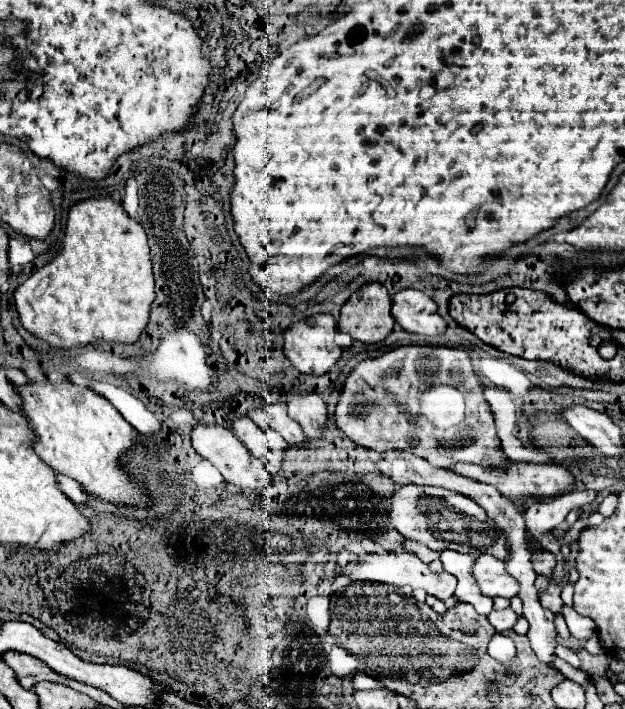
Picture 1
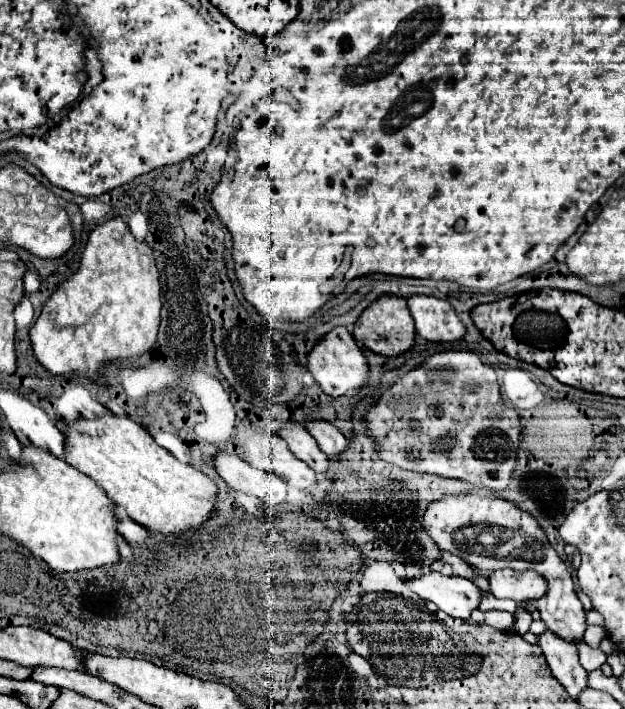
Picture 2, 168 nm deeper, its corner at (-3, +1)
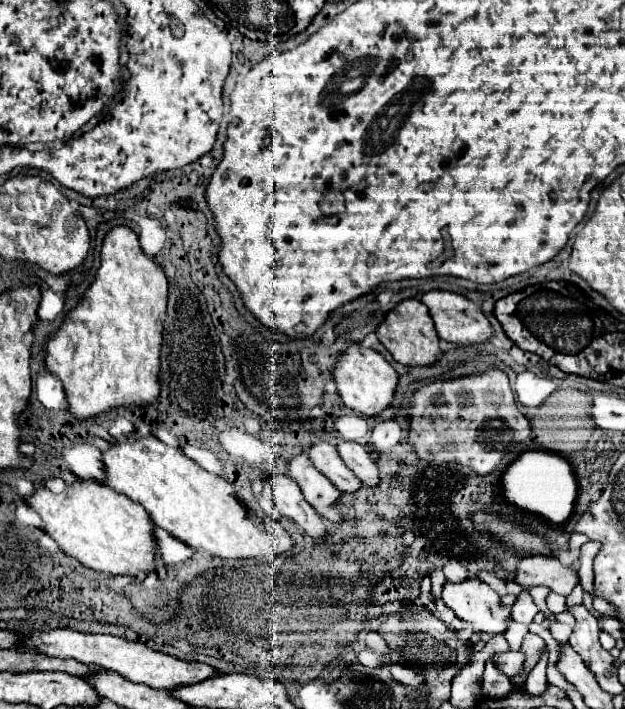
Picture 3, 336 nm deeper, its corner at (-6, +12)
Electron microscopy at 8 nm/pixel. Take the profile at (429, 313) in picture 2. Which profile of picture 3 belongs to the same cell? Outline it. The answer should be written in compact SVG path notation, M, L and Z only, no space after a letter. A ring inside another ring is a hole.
M430 290L420 300L428 306L438 336L446 342L474 344L492 336L492 326L482 310L462 294Z

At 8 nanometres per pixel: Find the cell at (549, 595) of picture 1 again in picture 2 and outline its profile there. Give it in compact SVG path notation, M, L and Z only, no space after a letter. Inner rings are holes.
M545 551L545 557L543 557L541 561L497 559L497 565L493 567L493 571L495 571L495 569L501 569L501 567L513 567L513 569L527 567L527 569L539 571L539 573L547 579L547 593L545 593L545 597L543 597L541 601L535 601L535 607L537 607L537 611L541 613L543 623L547 625L549 631L553 631L557 637L561 637L561 639L565 639L565 641L569 641L569 643L577 643L577 641L583 639L583 633L585 633L585 629L587 629L587 623L585 623L585 611L583 611L581 601L577 599L571 571L569 571L567 563L565 563L555 551Z

